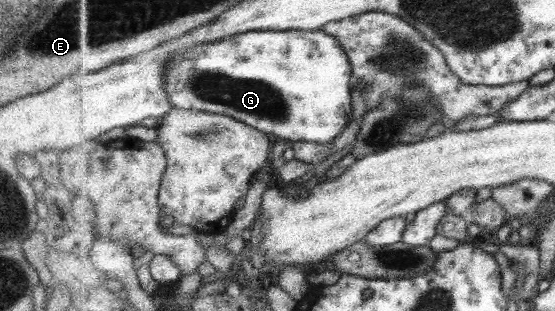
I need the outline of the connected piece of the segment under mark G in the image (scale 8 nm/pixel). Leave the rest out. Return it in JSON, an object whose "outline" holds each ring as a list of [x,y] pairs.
{"outline":[[[323,29],[247,31],[177,53],[166,69],[173,108],[229,115],[293,141],[331,143],[352,123],[350,56]]]}

